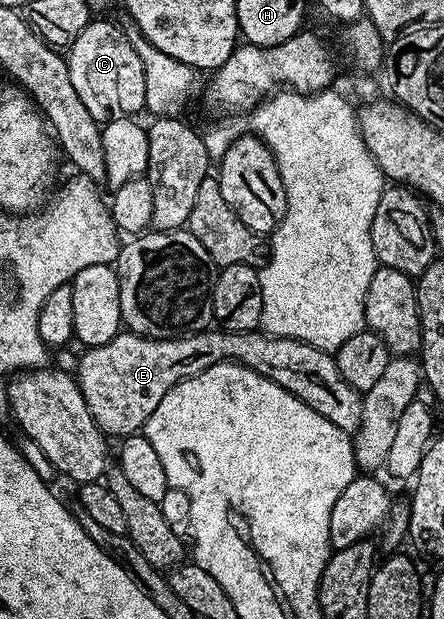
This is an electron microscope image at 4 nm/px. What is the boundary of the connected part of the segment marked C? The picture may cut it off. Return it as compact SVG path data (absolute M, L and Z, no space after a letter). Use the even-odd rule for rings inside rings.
M90 19L87 27L83 27L67 47L67 60L71 83L79 99L83 99L83 107L91 111L98 123L133 117L145 109L147 79L143 59L139 59L135 47L131 47L131 39L127 39L122 26Z

